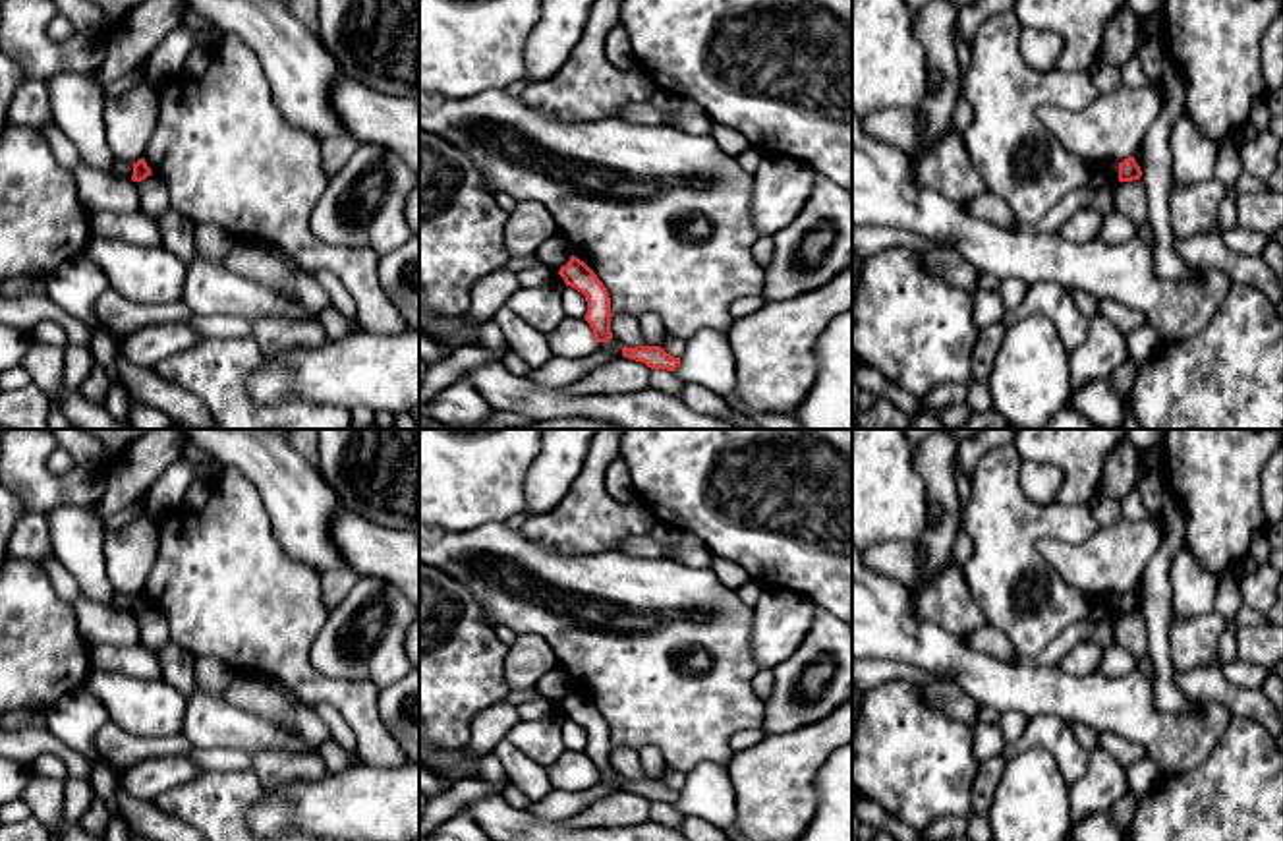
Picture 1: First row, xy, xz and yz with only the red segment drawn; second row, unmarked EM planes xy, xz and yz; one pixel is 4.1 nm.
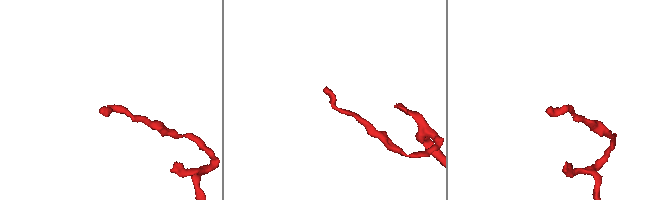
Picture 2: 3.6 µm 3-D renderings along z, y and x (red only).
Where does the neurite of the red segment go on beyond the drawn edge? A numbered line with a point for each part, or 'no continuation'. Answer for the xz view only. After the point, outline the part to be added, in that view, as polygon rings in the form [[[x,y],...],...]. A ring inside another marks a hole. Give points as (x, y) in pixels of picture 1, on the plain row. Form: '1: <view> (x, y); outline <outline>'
no continuation

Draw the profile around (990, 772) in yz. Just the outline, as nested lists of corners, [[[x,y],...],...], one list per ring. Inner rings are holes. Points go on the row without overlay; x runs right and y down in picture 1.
[[[1005,756],[987,758],[980,762],[980,769],[974,781],[974,797],[970,814],[987,814],[997,785],[1005,769]]]

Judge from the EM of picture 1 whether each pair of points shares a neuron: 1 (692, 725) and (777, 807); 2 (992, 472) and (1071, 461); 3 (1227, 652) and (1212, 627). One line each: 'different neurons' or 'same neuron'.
1: different neurons
2: different neurons
3: different neurons

